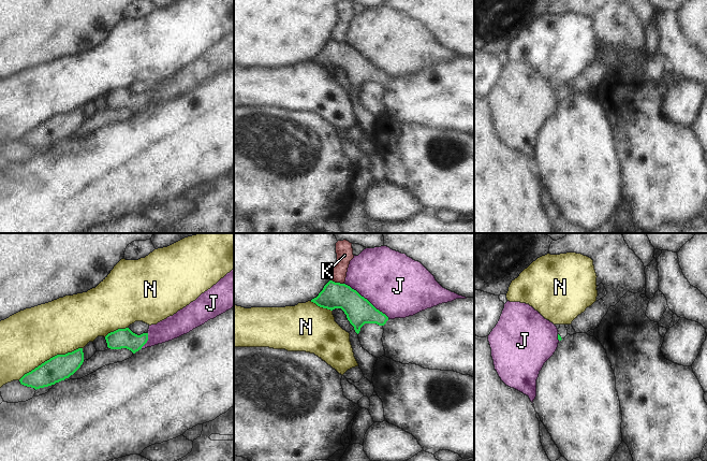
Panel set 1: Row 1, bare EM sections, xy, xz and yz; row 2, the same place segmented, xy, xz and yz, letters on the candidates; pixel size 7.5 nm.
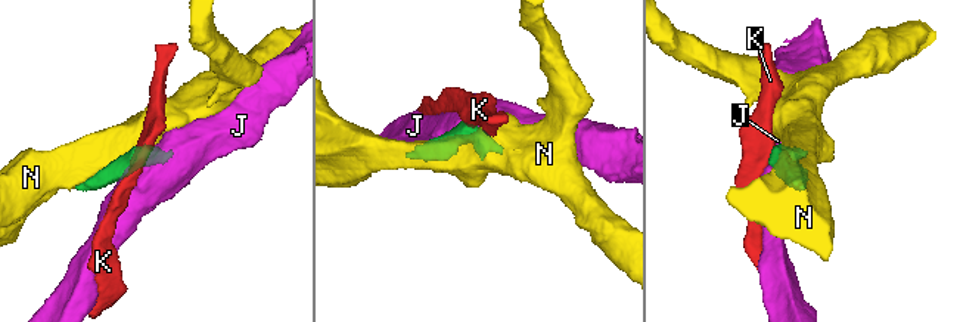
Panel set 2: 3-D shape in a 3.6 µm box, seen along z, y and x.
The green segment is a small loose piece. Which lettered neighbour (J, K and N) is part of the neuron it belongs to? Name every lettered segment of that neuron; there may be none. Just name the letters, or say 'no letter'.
no letter

